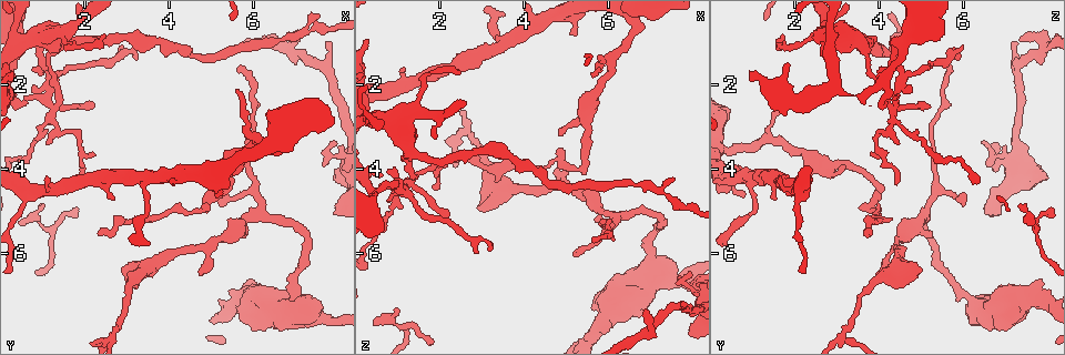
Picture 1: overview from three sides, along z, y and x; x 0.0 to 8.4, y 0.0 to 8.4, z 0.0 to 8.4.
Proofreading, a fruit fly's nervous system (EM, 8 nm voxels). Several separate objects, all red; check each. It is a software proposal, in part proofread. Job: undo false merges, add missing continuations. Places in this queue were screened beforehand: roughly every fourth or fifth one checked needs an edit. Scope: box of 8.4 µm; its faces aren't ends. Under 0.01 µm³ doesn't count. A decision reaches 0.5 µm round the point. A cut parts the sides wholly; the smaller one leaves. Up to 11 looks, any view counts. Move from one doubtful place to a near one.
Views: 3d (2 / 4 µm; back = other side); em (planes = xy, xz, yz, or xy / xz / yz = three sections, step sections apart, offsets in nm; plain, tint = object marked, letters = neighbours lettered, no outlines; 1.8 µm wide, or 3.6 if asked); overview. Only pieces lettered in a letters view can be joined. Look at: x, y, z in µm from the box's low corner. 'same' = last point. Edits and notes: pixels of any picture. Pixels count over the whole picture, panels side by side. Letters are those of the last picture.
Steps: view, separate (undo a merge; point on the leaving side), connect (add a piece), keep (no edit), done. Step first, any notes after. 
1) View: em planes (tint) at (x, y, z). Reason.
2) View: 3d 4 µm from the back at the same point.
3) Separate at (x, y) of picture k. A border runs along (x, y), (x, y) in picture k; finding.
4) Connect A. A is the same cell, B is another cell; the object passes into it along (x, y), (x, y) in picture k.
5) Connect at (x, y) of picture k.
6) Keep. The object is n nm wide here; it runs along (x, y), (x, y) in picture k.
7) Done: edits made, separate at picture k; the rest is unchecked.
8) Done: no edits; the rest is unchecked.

View: em planes (tint) at (1.10, 5.45, 7.75). A fork.

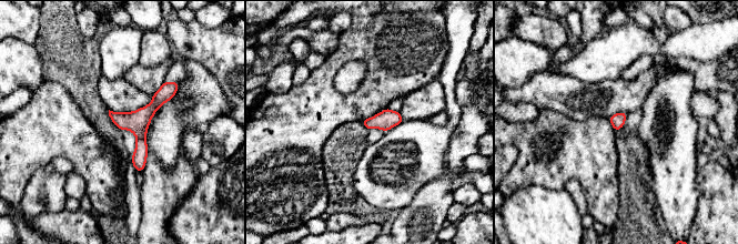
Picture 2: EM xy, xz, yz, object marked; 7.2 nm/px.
View: em planes (letters) at the same point.

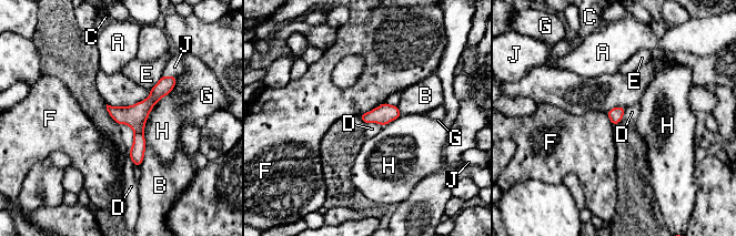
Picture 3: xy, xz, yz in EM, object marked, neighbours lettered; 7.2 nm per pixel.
Keep. The longest contact is with H, 480 nm; A, B, C, D, E, F, G, H and J are other cells; continuous, no second neuron.

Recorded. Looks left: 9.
View: 3d 2 µm at (6.85, 0.95, 7.30). An open end.

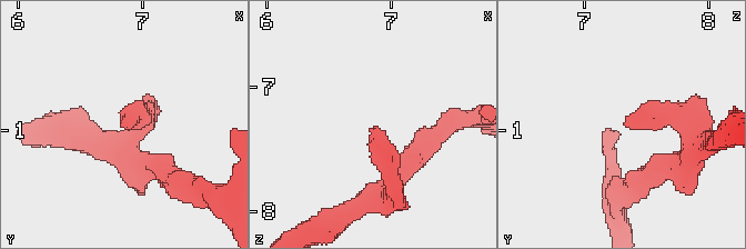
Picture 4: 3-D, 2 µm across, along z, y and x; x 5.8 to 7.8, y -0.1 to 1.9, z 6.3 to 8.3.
View: em xz step 4 (letters) at (6.84, 0.96, 7.30).

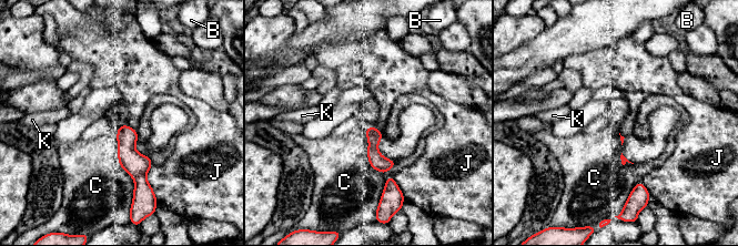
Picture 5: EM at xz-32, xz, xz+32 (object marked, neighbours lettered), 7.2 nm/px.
Keep. B, C, J and K are other cells; it runs along (123, 127), (137, 186) in picture 5; none of them fits.

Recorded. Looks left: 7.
View: 3d 2 µm at (4.95, 5.85, 4.40). A narrow waist.

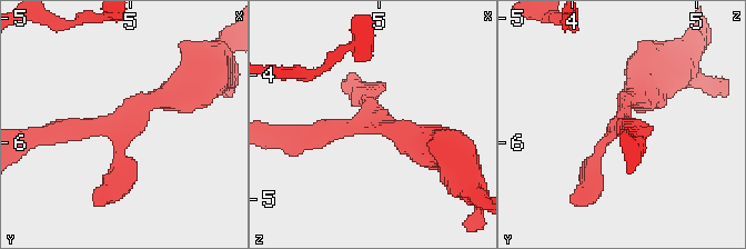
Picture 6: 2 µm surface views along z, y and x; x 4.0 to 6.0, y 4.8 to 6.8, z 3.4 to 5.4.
View: em xz step 4 (tint) at (4.98, 5.88, 4.40).

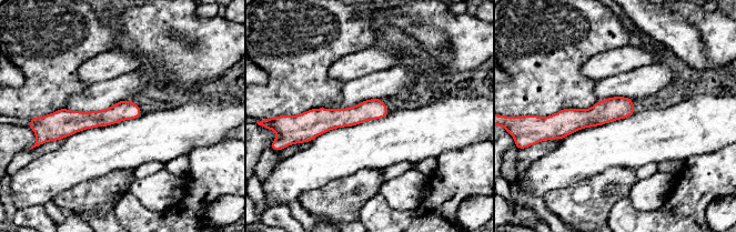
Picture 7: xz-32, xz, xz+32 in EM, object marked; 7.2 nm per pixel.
View: em xy step 8 (letters) at the same point. Cut it another way.

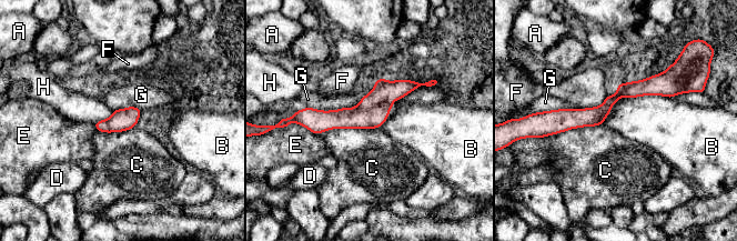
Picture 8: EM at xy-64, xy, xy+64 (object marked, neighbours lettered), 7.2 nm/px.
Keep. A, B, C, D, E, F, G and H are other cells; continuous, no second neuron.

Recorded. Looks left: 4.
View: 3d 2 µm at (1.30, 2.60, 4.30). Abrupt turn.

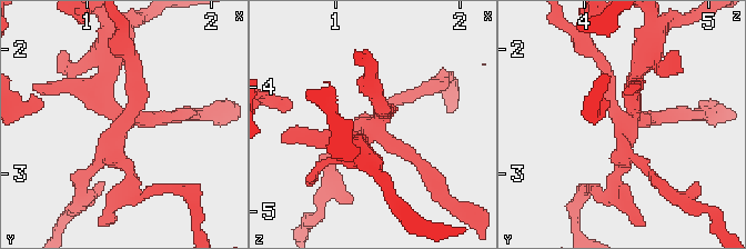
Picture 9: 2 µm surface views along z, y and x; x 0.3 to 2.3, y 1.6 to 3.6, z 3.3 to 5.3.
View: em planes (tint) at (1.26, 2.58, 4.34). Shape alone is not enough.

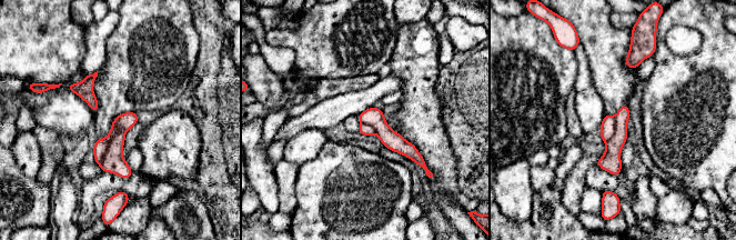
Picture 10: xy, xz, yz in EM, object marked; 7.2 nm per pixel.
View: em planes (letters) at the same point.

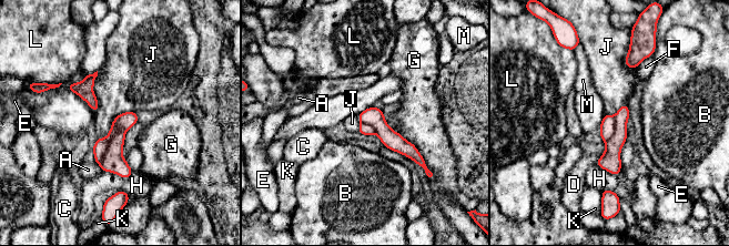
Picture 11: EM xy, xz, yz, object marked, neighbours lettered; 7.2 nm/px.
Keep. A, B, C, D, E, F, G, H, J, K, L and M are other cells; it runs along (361, 115), (371, 119), (419, 160) in picture 11; one neuron here.

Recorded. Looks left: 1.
Done: no edits; the rest is unchecked.

